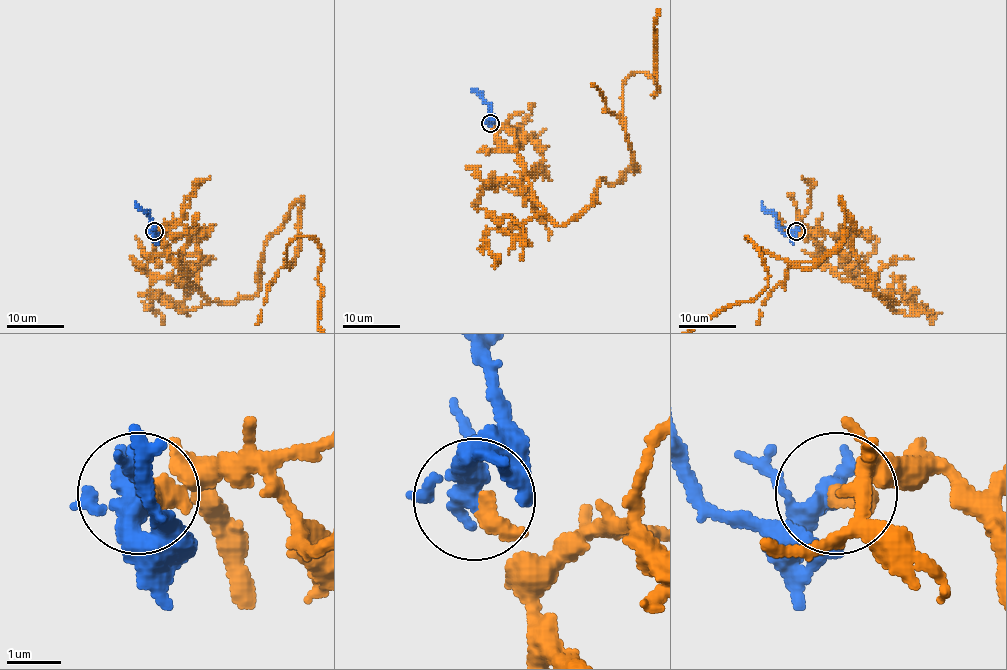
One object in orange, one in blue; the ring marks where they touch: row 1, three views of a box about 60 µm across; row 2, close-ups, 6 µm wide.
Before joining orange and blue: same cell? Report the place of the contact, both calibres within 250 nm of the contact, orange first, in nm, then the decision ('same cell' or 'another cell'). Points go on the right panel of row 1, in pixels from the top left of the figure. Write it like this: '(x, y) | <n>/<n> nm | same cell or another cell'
(796, 231) | 400/320 nm | same cell

